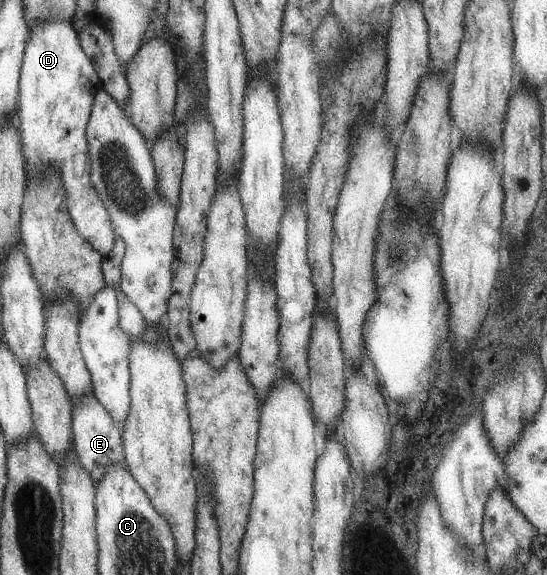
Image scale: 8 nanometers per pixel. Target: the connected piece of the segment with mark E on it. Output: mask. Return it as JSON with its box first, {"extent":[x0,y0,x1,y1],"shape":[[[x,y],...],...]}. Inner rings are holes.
{"extent":[70,394,123,483],"shape":[[[88,394],[82,396],[77,402],[72,403],[72,416],[70,428],[72,431],[72,449],[77,454],[78,462],[90,475],[93,483],[97,482],[105,473],[108,466],[123,463],[122,458],[122,433],[115,425],[113,418],[105,411],[105,408]]]}

